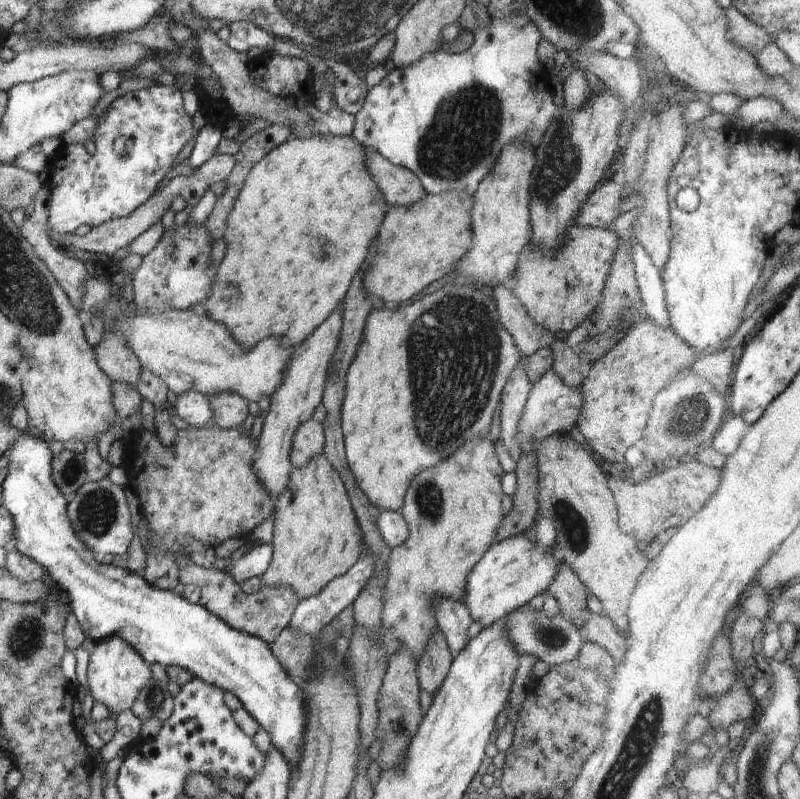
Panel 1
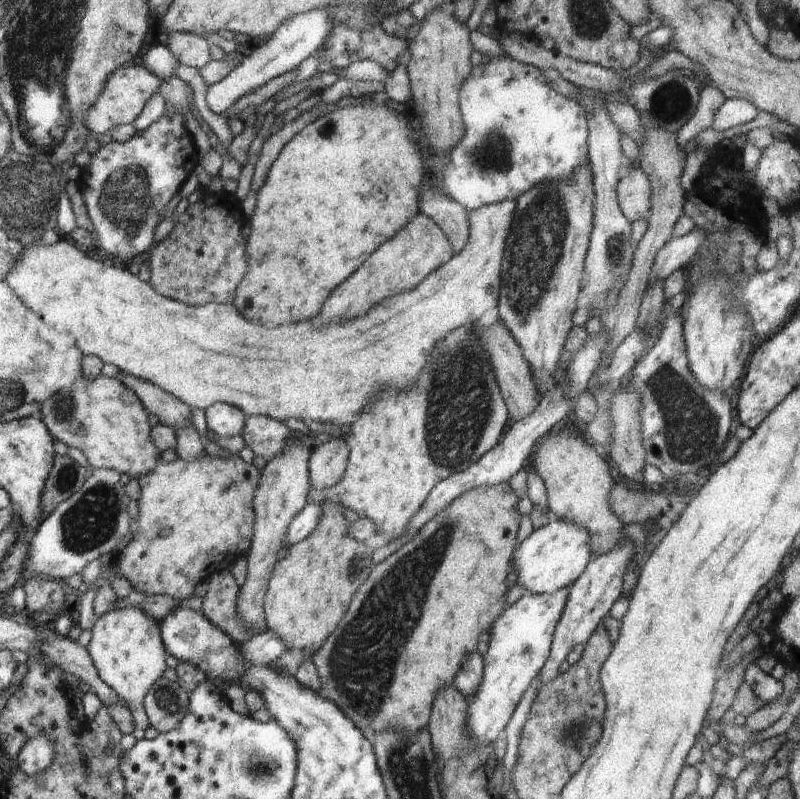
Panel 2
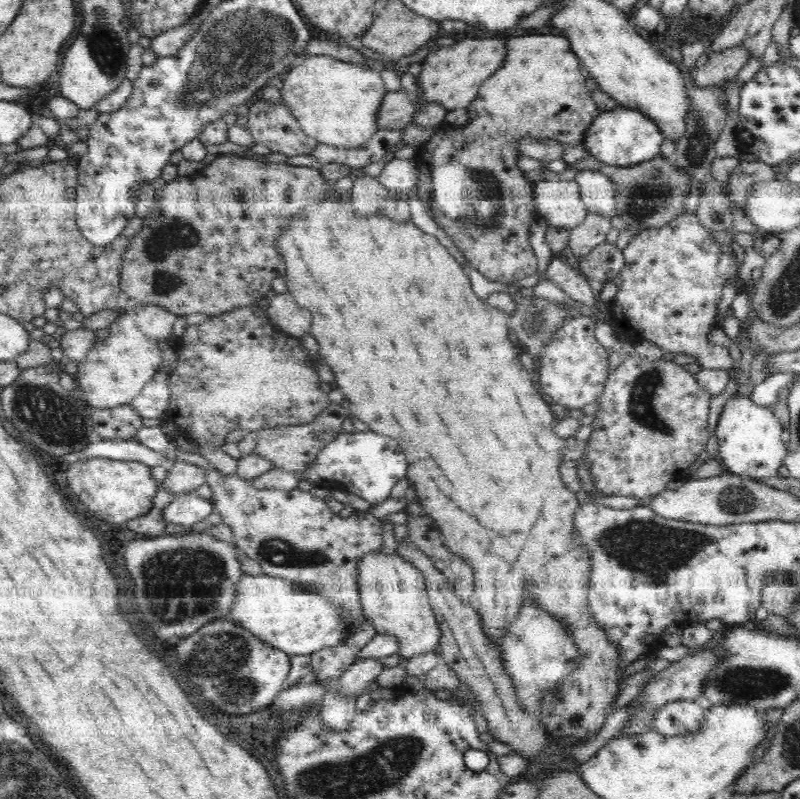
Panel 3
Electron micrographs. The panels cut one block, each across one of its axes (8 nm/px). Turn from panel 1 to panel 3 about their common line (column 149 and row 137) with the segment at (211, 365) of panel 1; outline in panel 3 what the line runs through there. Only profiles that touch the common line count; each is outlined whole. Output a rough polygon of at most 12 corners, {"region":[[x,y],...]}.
{"region":[[328,55],[283,76],[281,100],[316,142],[362,146],[388,92]]}

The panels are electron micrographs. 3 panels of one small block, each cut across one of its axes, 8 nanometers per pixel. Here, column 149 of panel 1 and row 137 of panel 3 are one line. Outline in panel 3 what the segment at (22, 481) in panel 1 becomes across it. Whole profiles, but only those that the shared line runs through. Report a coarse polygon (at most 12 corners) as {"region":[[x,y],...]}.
{"region":[[600,112],[589,156],[632,166],[660,155],[664,136],[641,112]]}

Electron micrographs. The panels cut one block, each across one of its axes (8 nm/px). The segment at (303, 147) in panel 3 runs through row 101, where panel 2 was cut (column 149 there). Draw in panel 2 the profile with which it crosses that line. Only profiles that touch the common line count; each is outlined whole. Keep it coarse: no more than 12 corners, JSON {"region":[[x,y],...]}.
{"region":[[204,192],[145,262],[154,290],[232,303],[248,268],[235,194]]}

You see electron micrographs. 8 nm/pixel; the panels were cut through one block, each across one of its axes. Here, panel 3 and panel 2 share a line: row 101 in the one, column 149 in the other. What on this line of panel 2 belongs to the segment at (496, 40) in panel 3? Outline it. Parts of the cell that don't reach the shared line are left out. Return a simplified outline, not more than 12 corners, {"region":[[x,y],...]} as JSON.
{"region":[[80,374],[46,401],[50,434],[138,479],[160,459],[144,403]]}

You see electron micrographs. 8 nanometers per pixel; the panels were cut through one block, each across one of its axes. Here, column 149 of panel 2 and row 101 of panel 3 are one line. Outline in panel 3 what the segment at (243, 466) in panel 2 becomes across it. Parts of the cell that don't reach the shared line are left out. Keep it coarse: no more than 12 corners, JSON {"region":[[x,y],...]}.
{"region":[[561,35],[505,41],[463,128],[414,158],[472,268],[537,272],[519,140],[582,144],[600,114]]}

